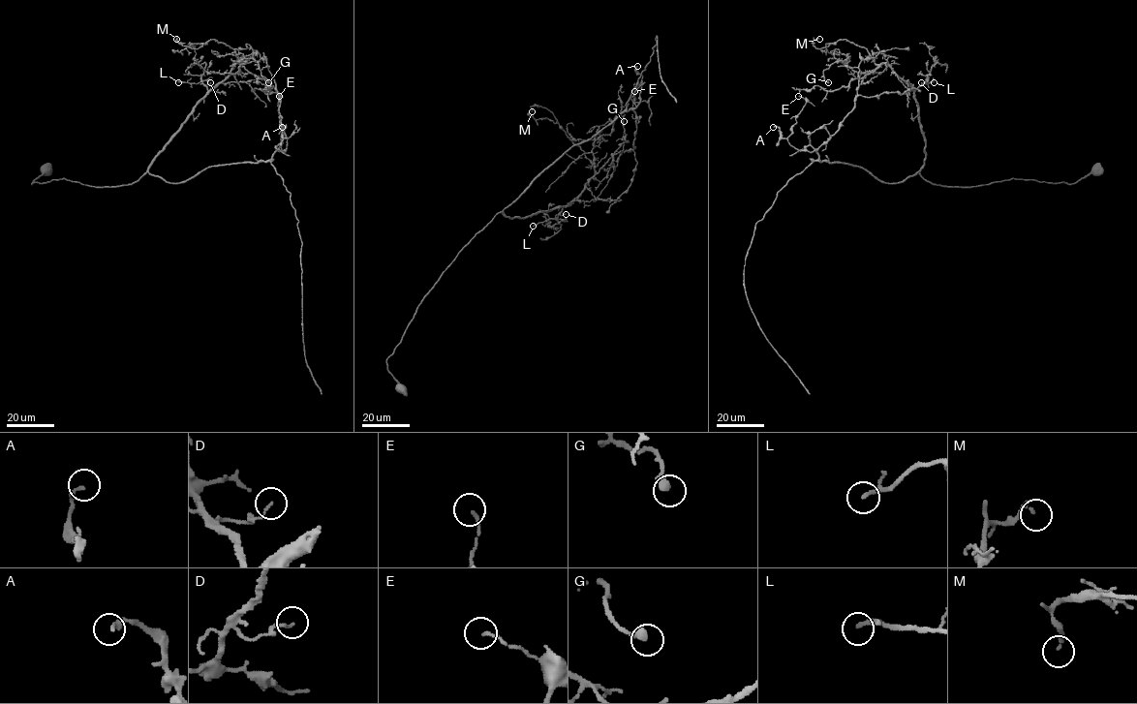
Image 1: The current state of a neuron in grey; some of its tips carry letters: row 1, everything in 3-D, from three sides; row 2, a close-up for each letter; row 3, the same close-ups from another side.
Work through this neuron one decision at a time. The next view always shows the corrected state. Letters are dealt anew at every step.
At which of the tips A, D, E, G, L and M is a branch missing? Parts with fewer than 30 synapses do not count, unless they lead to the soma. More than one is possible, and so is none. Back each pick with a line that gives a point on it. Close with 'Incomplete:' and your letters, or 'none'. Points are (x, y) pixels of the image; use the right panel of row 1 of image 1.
Incomplete: none

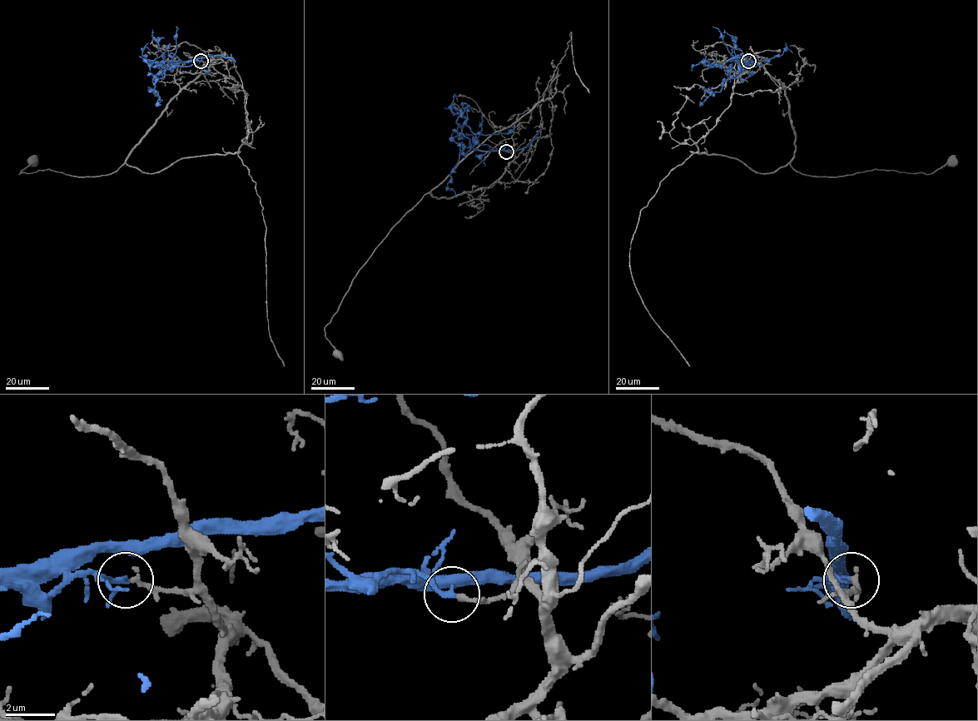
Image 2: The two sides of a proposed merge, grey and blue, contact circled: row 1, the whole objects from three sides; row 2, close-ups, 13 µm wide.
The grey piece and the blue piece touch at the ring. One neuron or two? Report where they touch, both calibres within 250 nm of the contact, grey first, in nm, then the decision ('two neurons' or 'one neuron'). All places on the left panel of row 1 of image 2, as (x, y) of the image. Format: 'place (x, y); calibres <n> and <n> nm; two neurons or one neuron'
place (201, 61); calibres 200 and 240 nm; two neurons

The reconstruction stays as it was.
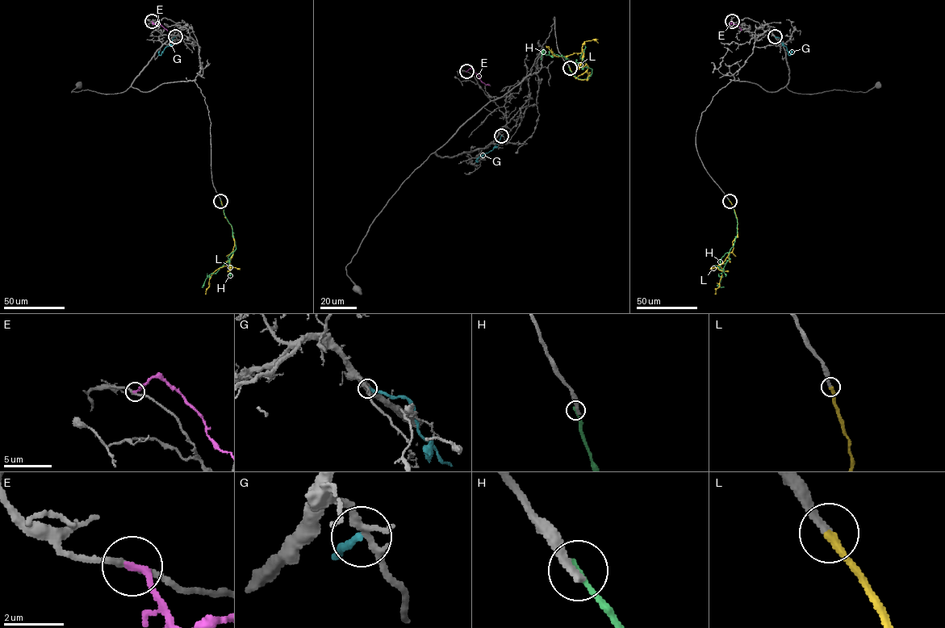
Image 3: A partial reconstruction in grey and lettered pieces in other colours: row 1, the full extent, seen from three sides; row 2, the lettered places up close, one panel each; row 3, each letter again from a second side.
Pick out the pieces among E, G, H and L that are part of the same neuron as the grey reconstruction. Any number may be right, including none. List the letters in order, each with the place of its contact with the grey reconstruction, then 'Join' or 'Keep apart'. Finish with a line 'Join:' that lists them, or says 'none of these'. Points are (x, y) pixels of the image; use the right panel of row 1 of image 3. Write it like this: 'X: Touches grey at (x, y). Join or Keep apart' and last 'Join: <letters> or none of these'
E: Touches grey at (732, 21). Keep apart
G: Touches grey at (775, 36). Keep apart
H: Touches grey at (729, 200). Keep apart
L: Touches grey at (729, 201). Join
Join: L

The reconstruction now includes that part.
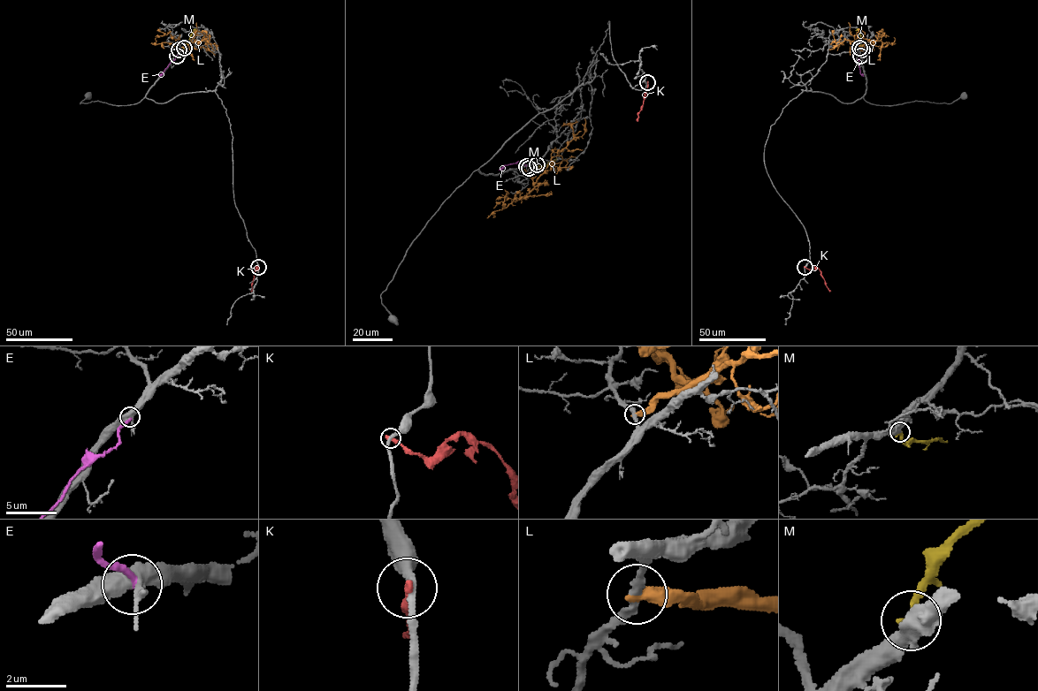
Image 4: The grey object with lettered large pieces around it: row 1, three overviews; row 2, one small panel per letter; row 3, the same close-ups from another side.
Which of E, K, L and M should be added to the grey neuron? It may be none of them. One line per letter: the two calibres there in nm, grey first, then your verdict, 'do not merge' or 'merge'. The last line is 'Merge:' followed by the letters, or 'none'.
E: 400 nm thick on the grey side, 240 nm on the other; do not merge
K: 240 nm thick on the grey side, 260 nm on the other; do not merge
L: 260 nm thick on the grey side, 440 nm on the other; do not merge
M: 400 nm thick on the grey side, 220 nm on the other; merge
Merge: M

